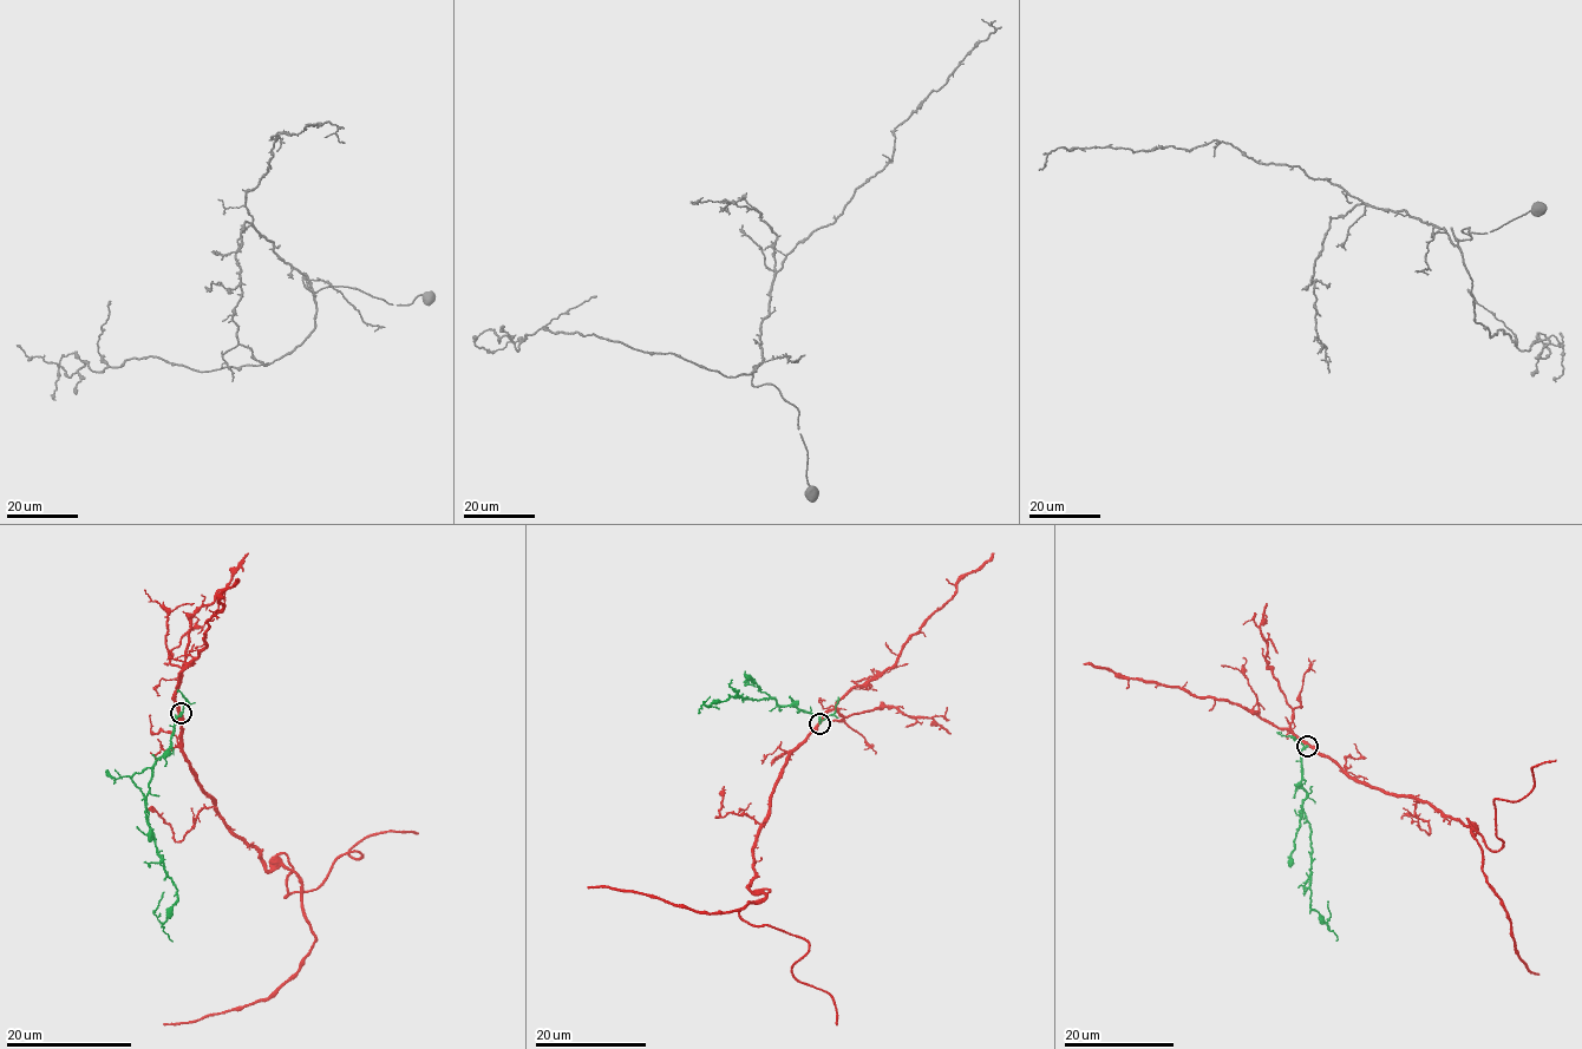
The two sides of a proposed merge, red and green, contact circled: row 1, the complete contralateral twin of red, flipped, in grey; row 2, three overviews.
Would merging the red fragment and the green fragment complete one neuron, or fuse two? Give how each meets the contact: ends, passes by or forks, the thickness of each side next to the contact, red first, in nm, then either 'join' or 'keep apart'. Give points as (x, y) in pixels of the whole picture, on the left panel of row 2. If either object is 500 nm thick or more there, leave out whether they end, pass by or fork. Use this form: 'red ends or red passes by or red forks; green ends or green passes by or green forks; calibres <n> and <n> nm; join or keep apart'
red passes by; green passes by; calibres 360 and 190 nm; keep apart

